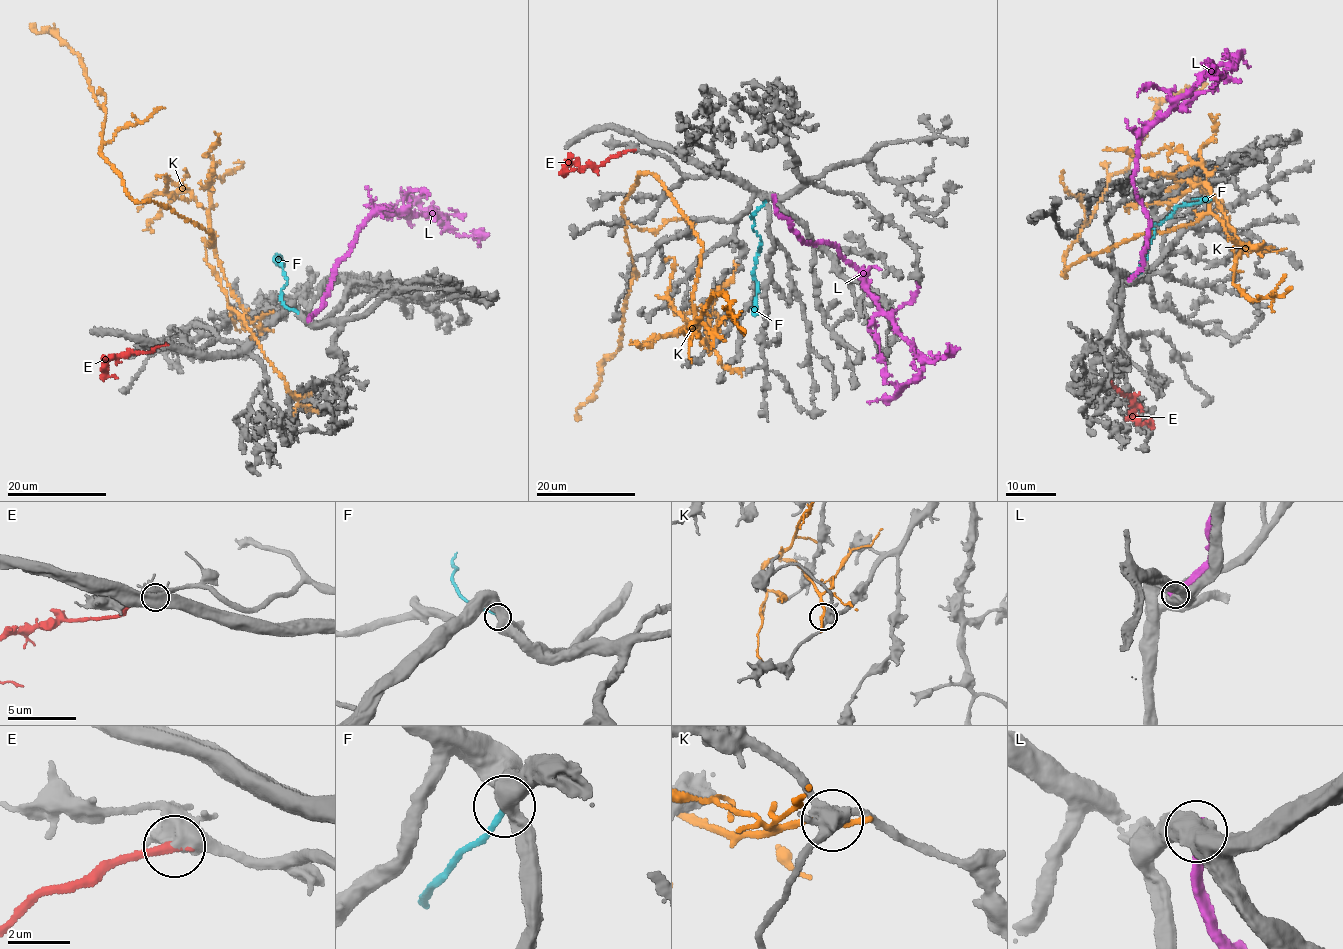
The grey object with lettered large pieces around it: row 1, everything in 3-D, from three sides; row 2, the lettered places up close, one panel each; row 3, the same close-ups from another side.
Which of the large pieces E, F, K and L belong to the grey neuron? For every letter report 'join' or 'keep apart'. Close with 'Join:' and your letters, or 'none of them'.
E: join
F: keep apart
K: keep apart
L: keep apart
Join: E

